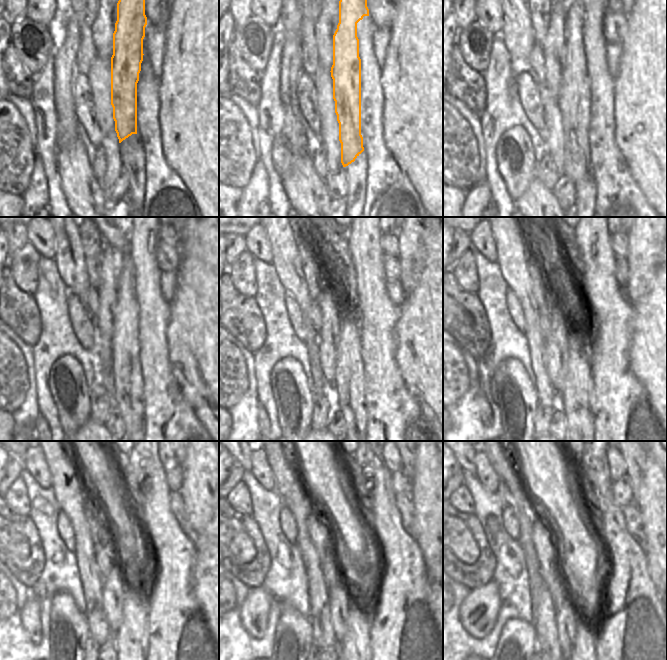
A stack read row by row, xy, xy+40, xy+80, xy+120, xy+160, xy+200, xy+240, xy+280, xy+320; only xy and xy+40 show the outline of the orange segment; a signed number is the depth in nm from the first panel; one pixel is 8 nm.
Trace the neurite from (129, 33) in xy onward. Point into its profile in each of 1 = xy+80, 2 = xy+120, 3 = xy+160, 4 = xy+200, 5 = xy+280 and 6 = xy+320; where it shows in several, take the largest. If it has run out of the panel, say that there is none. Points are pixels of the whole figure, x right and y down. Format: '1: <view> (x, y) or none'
1: xy+80 (574, 99)
2: xy+120 (127, 396)
3: xy+160 (349, 383)
4: xy+200 (575, 399)
5: xy+280 (356, 644)
6: xy+320 (584, 644)

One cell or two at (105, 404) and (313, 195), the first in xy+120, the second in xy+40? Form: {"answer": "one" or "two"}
{"answer": "two"}

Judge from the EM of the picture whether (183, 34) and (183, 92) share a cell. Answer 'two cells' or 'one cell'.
one cell

